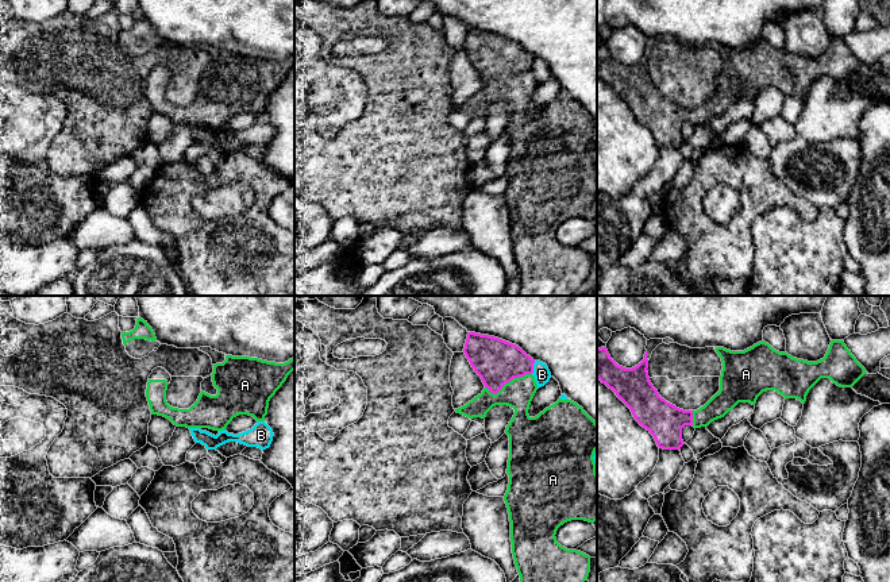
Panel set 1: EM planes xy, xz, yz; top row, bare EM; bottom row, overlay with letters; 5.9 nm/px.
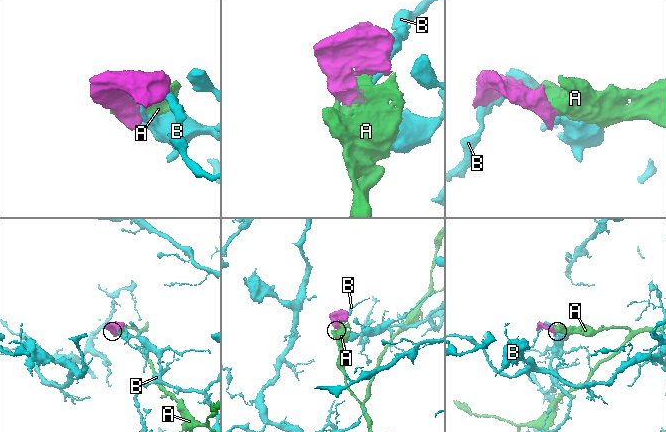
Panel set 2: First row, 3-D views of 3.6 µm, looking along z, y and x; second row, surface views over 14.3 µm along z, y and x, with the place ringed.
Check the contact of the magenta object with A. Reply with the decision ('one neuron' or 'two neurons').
one neuron

